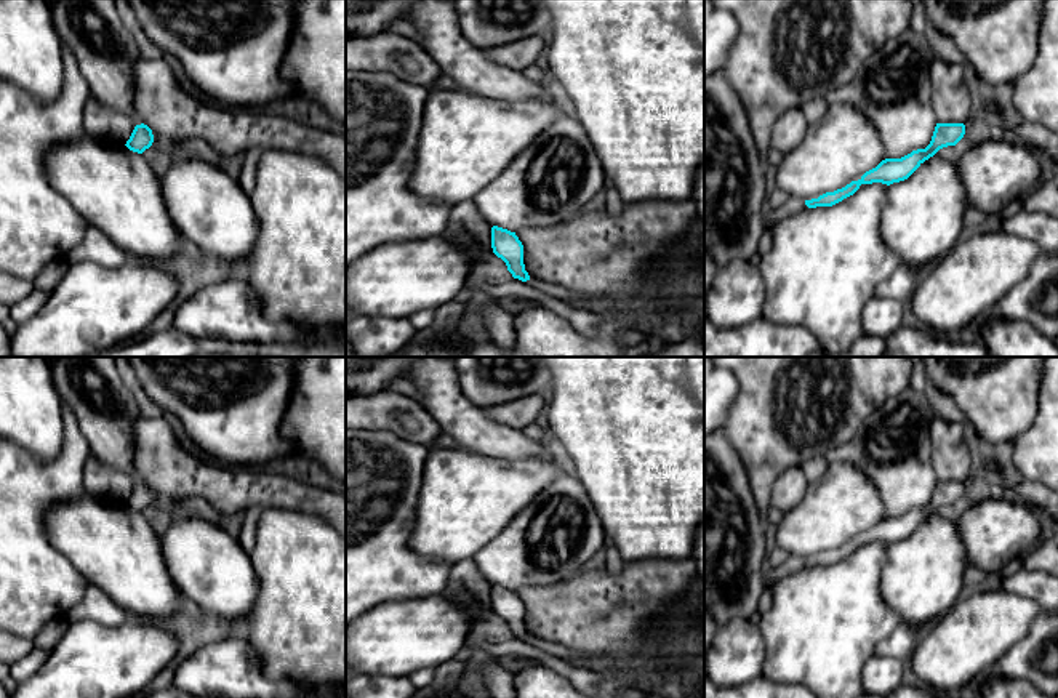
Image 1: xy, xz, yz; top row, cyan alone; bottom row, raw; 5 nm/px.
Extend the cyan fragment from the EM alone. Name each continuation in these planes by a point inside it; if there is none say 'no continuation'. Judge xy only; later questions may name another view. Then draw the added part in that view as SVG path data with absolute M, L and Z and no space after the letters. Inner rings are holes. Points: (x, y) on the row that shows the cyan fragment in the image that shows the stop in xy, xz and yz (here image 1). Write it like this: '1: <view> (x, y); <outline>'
no continuation

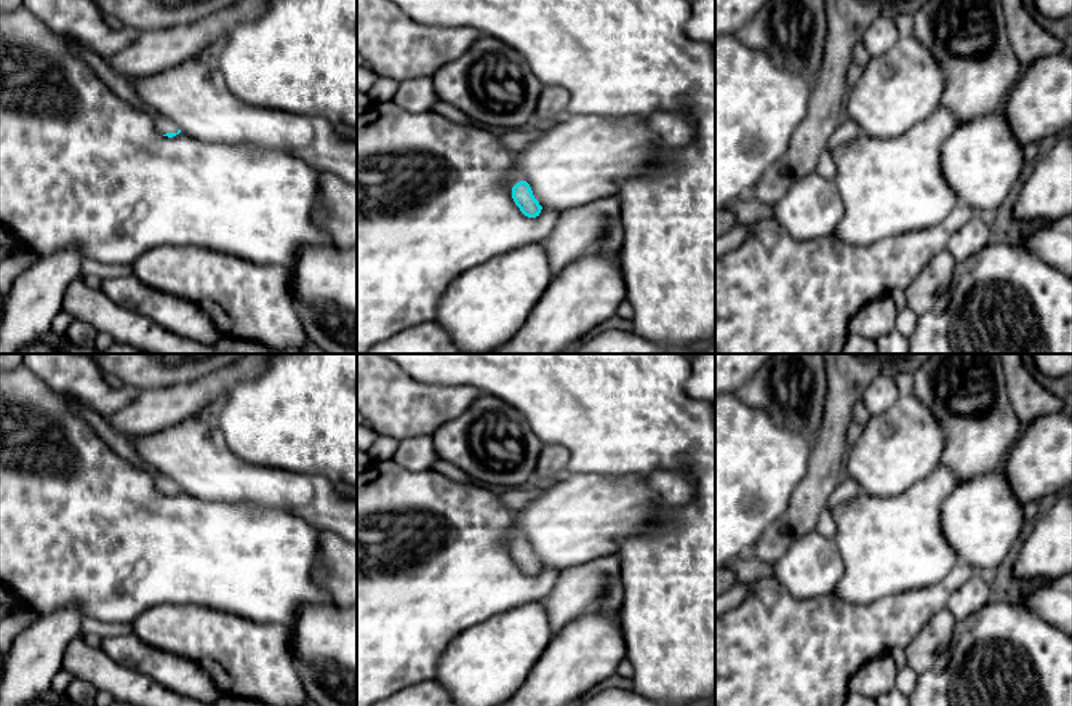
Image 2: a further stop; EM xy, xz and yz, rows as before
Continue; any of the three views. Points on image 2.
1: xy (164, 125); M160 117L160 118L155 120L155 128L162 134L178 133L178 130L179 130L171 120L163 118L163 117Z

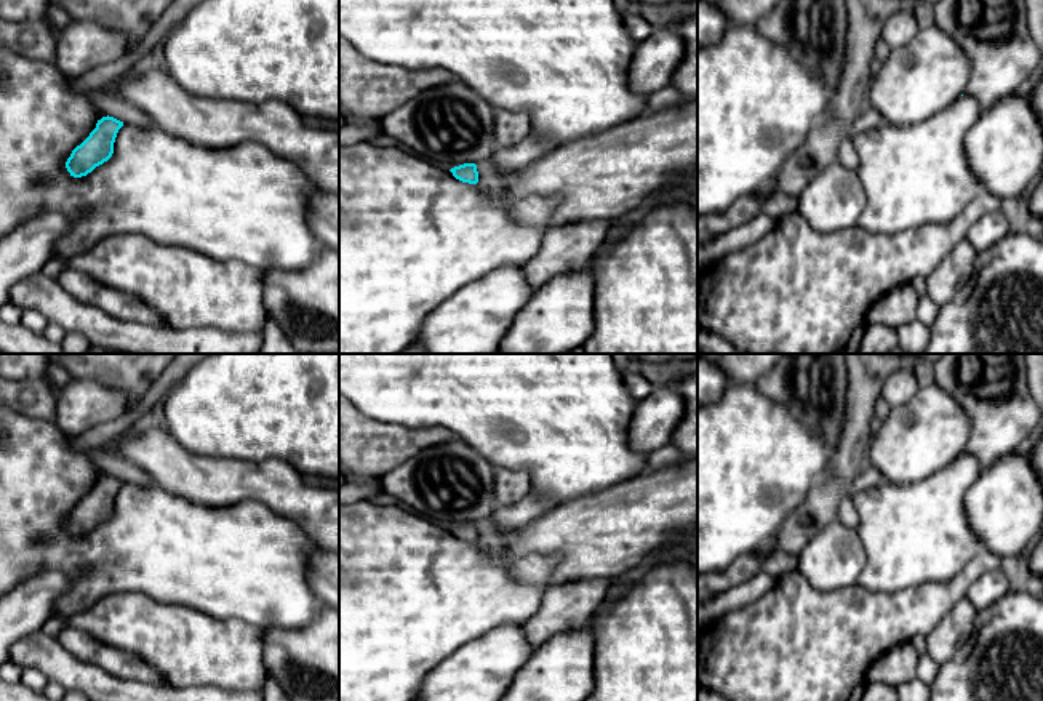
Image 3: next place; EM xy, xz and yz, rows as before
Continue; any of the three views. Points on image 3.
no continuation

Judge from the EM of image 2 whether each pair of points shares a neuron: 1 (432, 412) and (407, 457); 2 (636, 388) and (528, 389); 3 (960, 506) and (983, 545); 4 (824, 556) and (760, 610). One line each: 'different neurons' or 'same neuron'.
1: different neurons
2: same neuron
3: same neuron
4: different neurons

